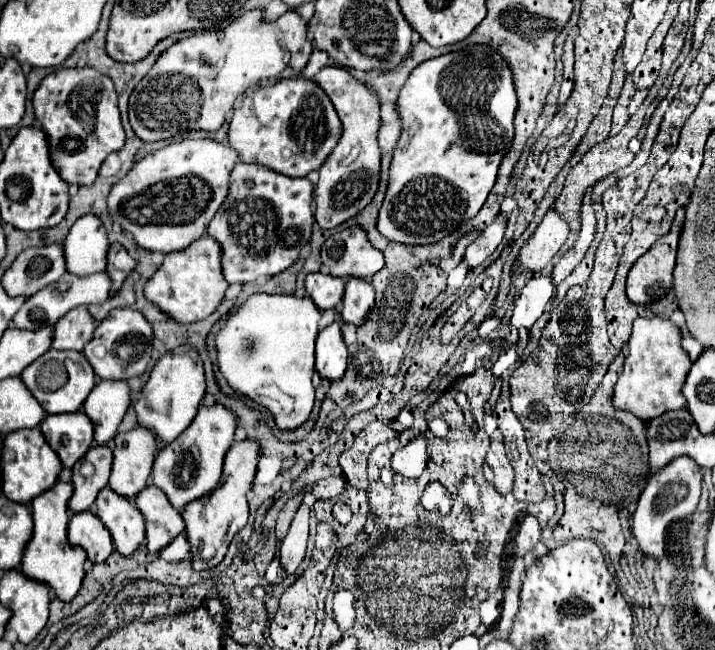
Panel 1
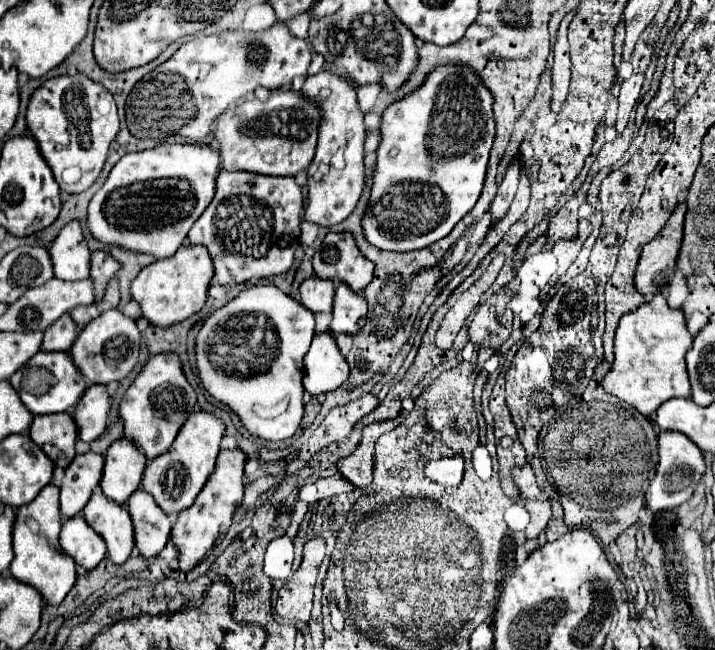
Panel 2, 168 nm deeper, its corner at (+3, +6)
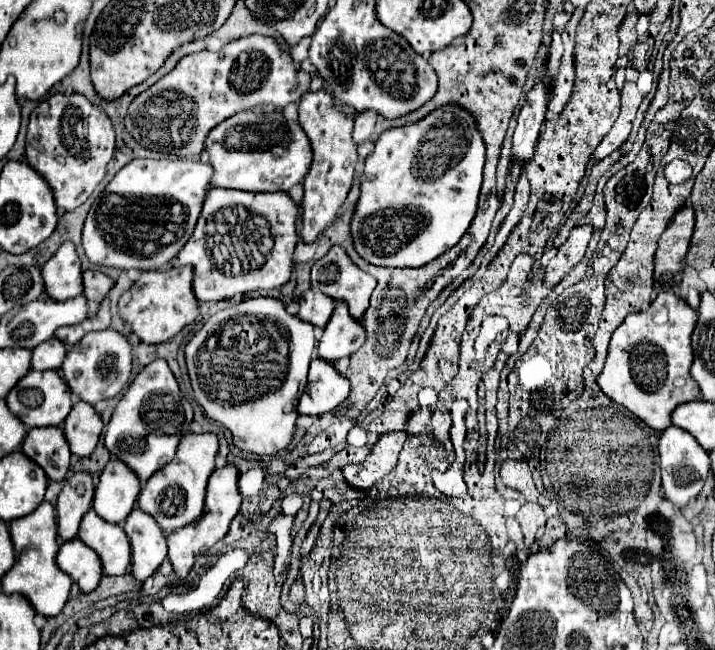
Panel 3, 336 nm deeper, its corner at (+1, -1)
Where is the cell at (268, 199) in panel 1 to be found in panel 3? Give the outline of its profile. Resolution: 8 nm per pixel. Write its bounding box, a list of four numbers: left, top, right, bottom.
[171,188,299,302]

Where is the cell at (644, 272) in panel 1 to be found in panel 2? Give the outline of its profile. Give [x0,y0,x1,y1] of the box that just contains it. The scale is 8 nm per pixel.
[635,203,687,297]

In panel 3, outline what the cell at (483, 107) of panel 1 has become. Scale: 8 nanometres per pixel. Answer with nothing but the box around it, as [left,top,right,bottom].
[351,106,485,268]

